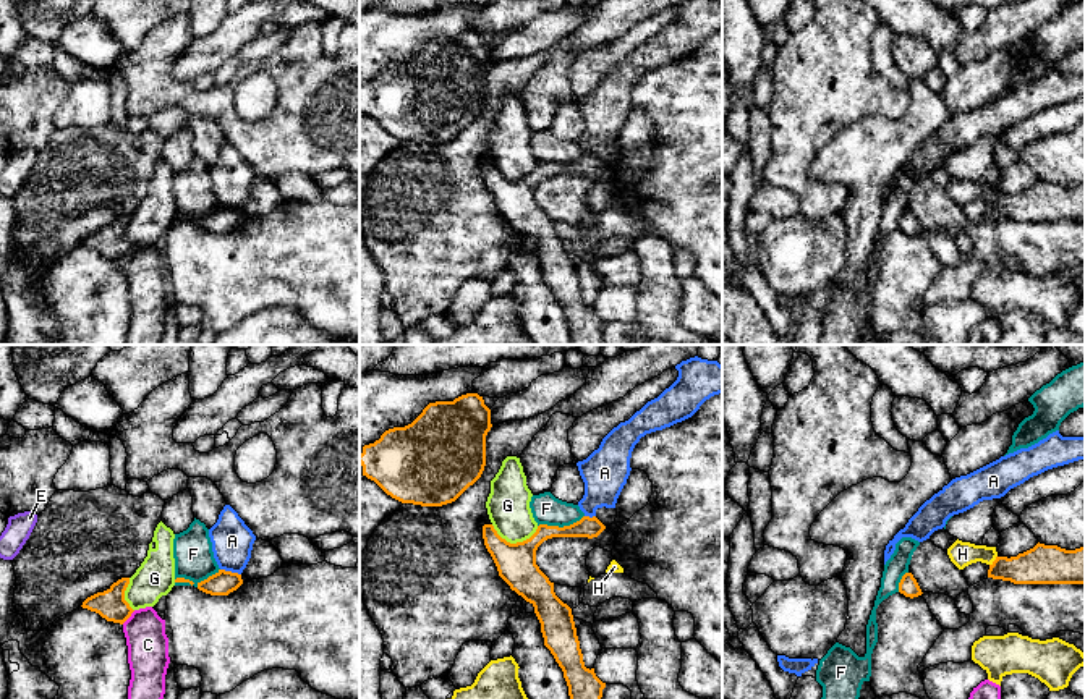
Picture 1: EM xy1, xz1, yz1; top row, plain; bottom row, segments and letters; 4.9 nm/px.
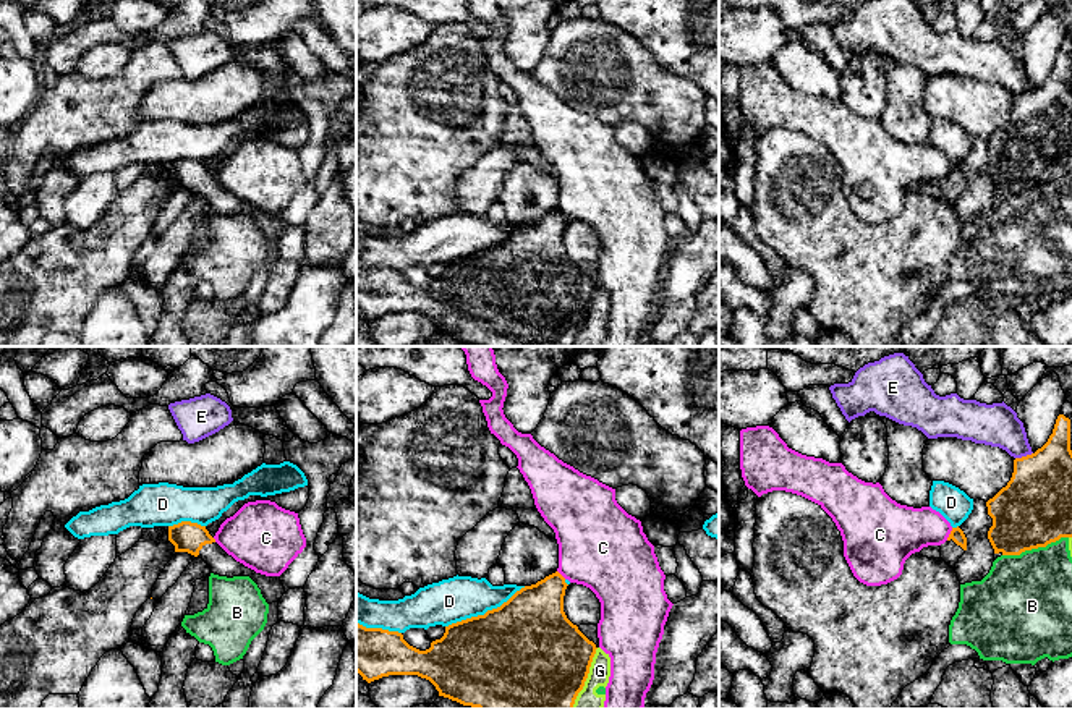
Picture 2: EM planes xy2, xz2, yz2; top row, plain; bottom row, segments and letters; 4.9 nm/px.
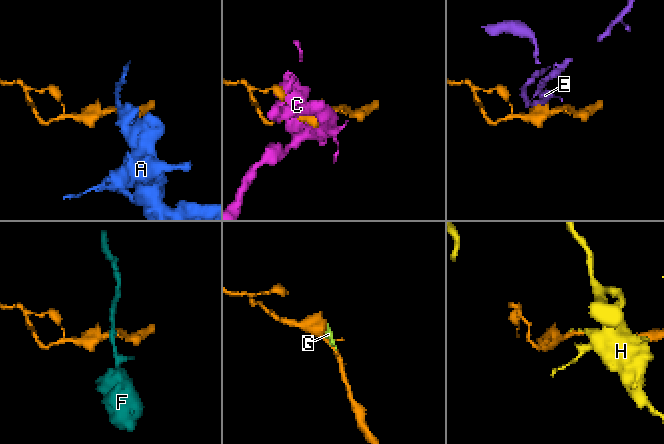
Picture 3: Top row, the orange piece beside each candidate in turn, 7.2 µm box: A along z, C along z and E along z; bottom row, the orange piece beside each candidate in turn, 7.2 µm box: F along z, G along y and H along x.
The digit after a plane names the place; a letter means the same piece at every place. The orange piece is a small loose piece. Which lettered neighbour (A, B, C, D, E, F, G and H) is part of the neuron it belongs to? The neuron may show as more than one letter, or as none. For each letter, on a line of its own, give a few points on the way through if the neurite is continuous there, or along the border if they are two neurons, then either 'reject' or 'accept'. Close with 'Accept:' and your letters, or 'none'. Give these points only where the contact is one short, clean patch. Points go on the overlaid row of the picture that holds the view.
A: along xy1 (221, 568), (240, 575) | reject
B: reject
C: reject
D: reject
E: reject
F: along xz1 (583, 515), (569, 525), (538, 526) | reject
G: reject
H: along yz1 (996, 555), (990, 565) | reject
Accept: none

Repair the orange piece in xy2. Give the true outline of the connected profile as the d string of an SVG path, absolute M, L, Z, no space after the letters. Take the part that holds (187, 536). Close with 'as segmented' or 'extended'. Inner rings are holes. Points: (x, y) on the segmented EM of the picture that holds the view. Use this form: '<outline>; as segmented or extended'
M191 521L168 526L168 541L175 546L175 552L188 552L202 558L214 575L227 578L249 576L267 604L279 602L285 592L280 576L266 576L236 562L215 542L206 526Z; extended

